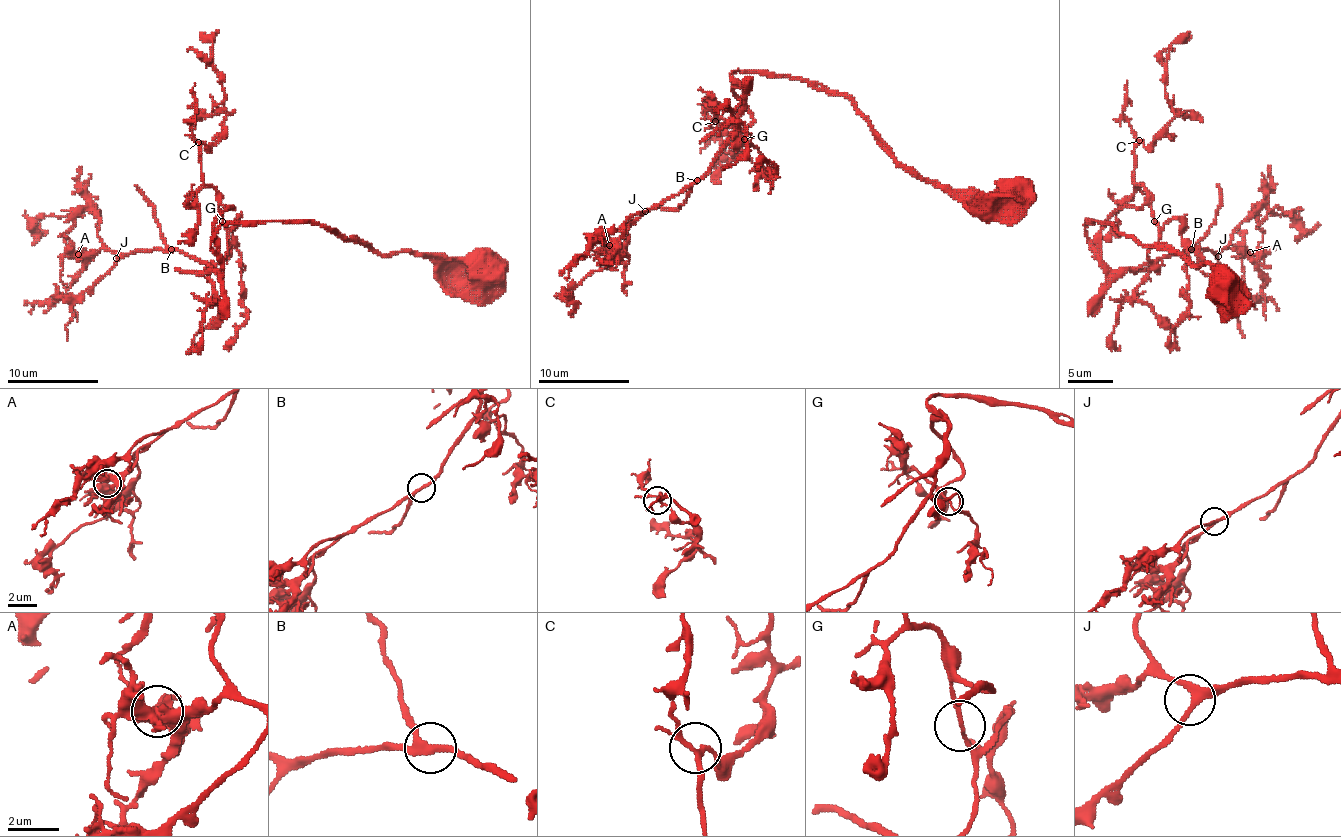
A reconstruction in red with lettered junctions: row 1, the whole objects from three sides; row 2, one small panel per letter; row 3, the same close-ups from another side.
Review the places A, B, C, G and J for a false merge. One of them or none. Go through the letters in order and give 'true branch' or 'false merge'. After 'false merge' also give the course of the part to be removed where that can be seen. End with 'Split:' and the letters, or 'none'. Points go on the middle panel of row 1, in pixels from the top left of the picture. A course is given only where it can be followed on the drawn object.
A: true branch
B: true branch
C: true branch
G: true branch
J: true branch
Split: none

